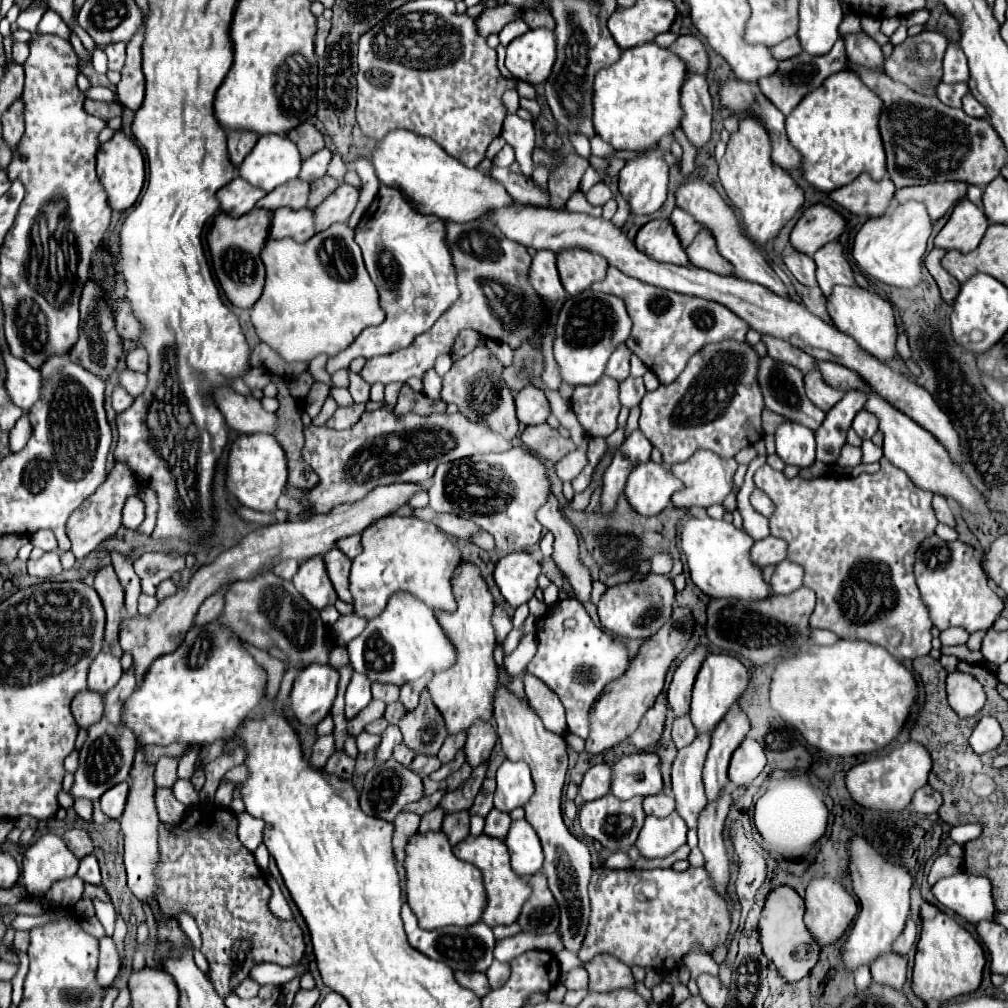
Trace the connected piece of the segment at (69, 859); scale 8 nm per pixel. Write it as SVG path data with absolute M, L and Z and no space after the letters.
M45 834L27 846L23 856L23 884L27 894L43 896L55 880L75 876L79 860L57 834Z

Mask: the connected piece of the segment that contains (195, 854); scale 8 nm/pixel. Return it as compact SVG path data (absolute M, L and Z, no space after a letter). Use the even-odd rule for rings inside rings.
M199 802L197 806L193 806L181 820L181 824L175 824L171 828L169 836L167 824L159 824L159 864L155 870L155 878L159 884L157 900L161 904L161 910L165 914L175 914L183 908L195 918L203 938L201 952L209 962L207 978L221 998L235 994L235 988L241 984L241 980L249 978L249 972L255 964L273 962L279 966L293 966L303 958L305 942L301 928L295 920L281 922L271 916L267 908L271 888L259 866L255 864L253 854L237 838L237 818L233 812L215 806L215 802Z

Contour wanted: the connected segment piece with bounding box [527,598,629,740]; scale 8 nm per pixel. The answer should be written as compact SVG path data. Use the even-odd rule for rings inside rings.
M575 598L563 600L557 610L549 612L537 622L537 640L537 654L527 664L527 674L545 682L559 696L565 706L569 732L585 740L589 736L589 710L595 698L601 694L607 682L619 678L627 670L627 648L597 628L585 612L583 604ZM565 618L575 618L579 622L573 630L565 630Z

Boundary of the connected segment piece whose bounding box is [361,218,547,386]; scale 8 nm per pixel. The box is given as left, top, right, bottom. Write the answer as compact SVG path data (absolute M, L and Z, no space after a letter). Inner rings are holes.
M483 218L471 222L445 222L445 240L455 264L457 288L461 292L457 302L433 324L431 330L417 336L407 348L395 354L369 358L361 370L361 378L365 382L381 382L387 386L391 382L405 384L409 378L423 378L439 356L451 354L459 332L465 328L477 330L485 338L503 340L511 348L517 348L525 338L531 338L535 330L547 320L539 298L527 284L527 268L531 264L531 256L527 254L525 246L507 240L491 222L487 224Z

